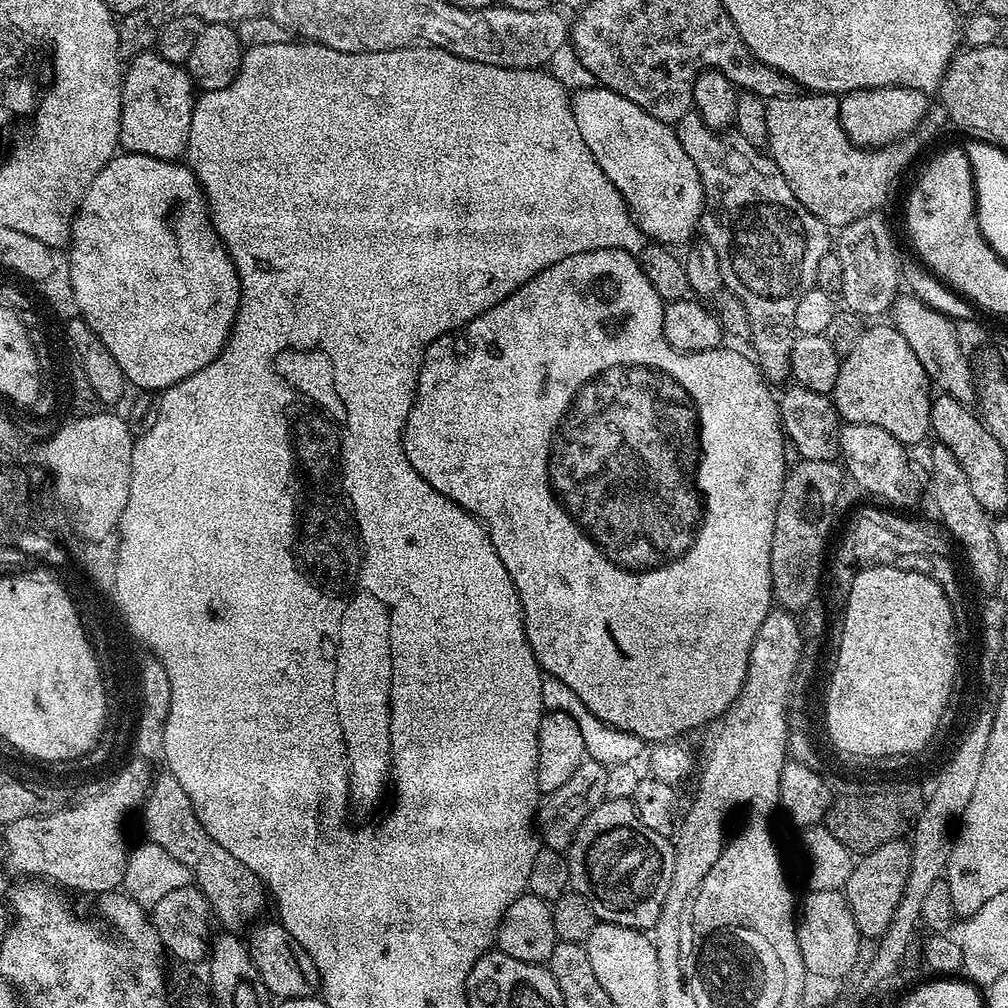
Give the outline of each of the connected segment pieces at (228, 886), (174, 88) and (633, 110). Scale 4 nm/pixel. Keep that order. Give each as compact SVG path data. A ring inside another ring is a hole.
M170 771L161 772L161 776L157 775L153 779L142 805L147 843L166 850L166 854L178 858L178 862L182 862L182 866L190 870L195 887L208 900L211 915L221 929L235 929L235 924L244 924L247 920L259 921L264 916L264 907L267 904L269 907L270 897L258 874L242 866L242 862L238 862L234 854L226 854L226 850L222 850L218 842L208 837L192 812L192 803L186 790L182 790L182 782L178 782L178 778L174 778Z
M149 50L131 57L123 69L122 114L120 115L119 147L125 153L133 152L139 156L153 156L159 160L179 161L187 153L190 138L190 118L194 103L194 85L192 77L181 65L166 62L159 52Z
M603 86L591 87L580 88L577 92L573 91L570 96L574 123L582 134L582 142L590 146L590 154L594 154L598 166L602 166L606 178L614 182L618 194L622 194L628 212L632 215L632 221L649 241L665 246L684 243L687 245L697 235L696 227L700 224L700 215L705 215L706 205L698 166L694 166L694 162L690 162L690 154L682 150L682 142L678 142L675 127L646 114L646 110L622 98L622 94L612 92Z

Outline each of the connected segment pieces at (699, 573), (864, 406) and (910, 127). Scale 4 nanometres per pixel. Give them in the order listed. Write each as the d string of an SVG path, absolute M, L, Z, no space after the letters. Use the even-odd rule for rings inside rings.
M607 248L570 254L562 258L562 262L554 262L554 266L530 278L530 282L514 290L514 294L490 306L490 310L478 314L478 318L469 320L463 328L457 328L446 336L440 336L425 350L420 377L416 383L416 400L412 404L404 427L404 453L406 458L410 458L410 466L414 466L414 470L418 470L418 474L422 474L422 478L426 478L426 482L430 482L434 490L438 490L438 494L450 498L458 506L465 508L488 529L488 536L494 542L494 550L498 550L498 558L502 558L502 566L506 566L520 595L526 638L534 650L536 663L547 675L562 678L562 682L566 682L566 686L570 686L570 690L574 690L574 694L578 694L578 698L582 698L584 705L602 722L639 736L644 742L668 742L673 738L680 738L683 732L688 732L691 728L700 728L703 724L710 723L715 716L716 719L723 717L736 701L736 695L739 694L746 678L752 643L766 614L770 611L770 601L773 599L770 570L771 540L774 538L774 514L778 514L778 498L786 471L786 463L784 464L786 437L780 423L780 406L777 397L775 395L772 397L772 392L768 389L769 381L757 368L755 359L748 354L743 356L742 353L728 348L729 346L711 348L705 352L674 350L666 342L662 330L664 306L665 301L661 300L654 286L650 286L650 278L646 278L646 274L640 269L639 259L633 253Z
M885 322L877 328L865 327L858 346L840 361L838 382L830 393L831 401L841 421L850 424L882 426L898 443L913 446L929 435L932 423L933 393L928 393L930 381L918 354L910 350L910 342L900 331Z
M878 87L847 92L838 104L840 125L852 144L858 145L859 148L882 148L888 143L911 135L923 123L930 110L926 96L927 93L919 88L908 87Z

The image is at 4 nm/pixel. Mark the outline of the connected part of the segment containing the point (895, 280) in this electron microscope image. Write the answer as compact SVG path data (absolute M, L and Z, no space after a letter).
M871 212L854 222L850 222L845 228L839 229L840 241L835 241L834 251L842 262L842 290L838 293L839 299L844 299L843 307L847 311L855 312L861 318L868 316L880 316L889 311L901 295L902 289L902 261L896 244L892 241L892 232L888 224L883 220L880 212Z

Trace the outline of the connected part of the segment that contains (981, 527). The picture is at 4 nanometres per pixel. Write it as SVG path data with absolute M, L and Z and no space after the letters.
M939 442L933 443L932 448L932 473L926 476L926 484L932 487L932 500L936 503L936 508L940 511L939 523L948 533L953 541L964 551L964 556L968 559L968 564L972 567L972 576L980 582L992 582L1001 575L1000 559L1002 553L995 545L995 530L990 514L974 498L969 480L962 466L958 466L958 458L946 445Z

